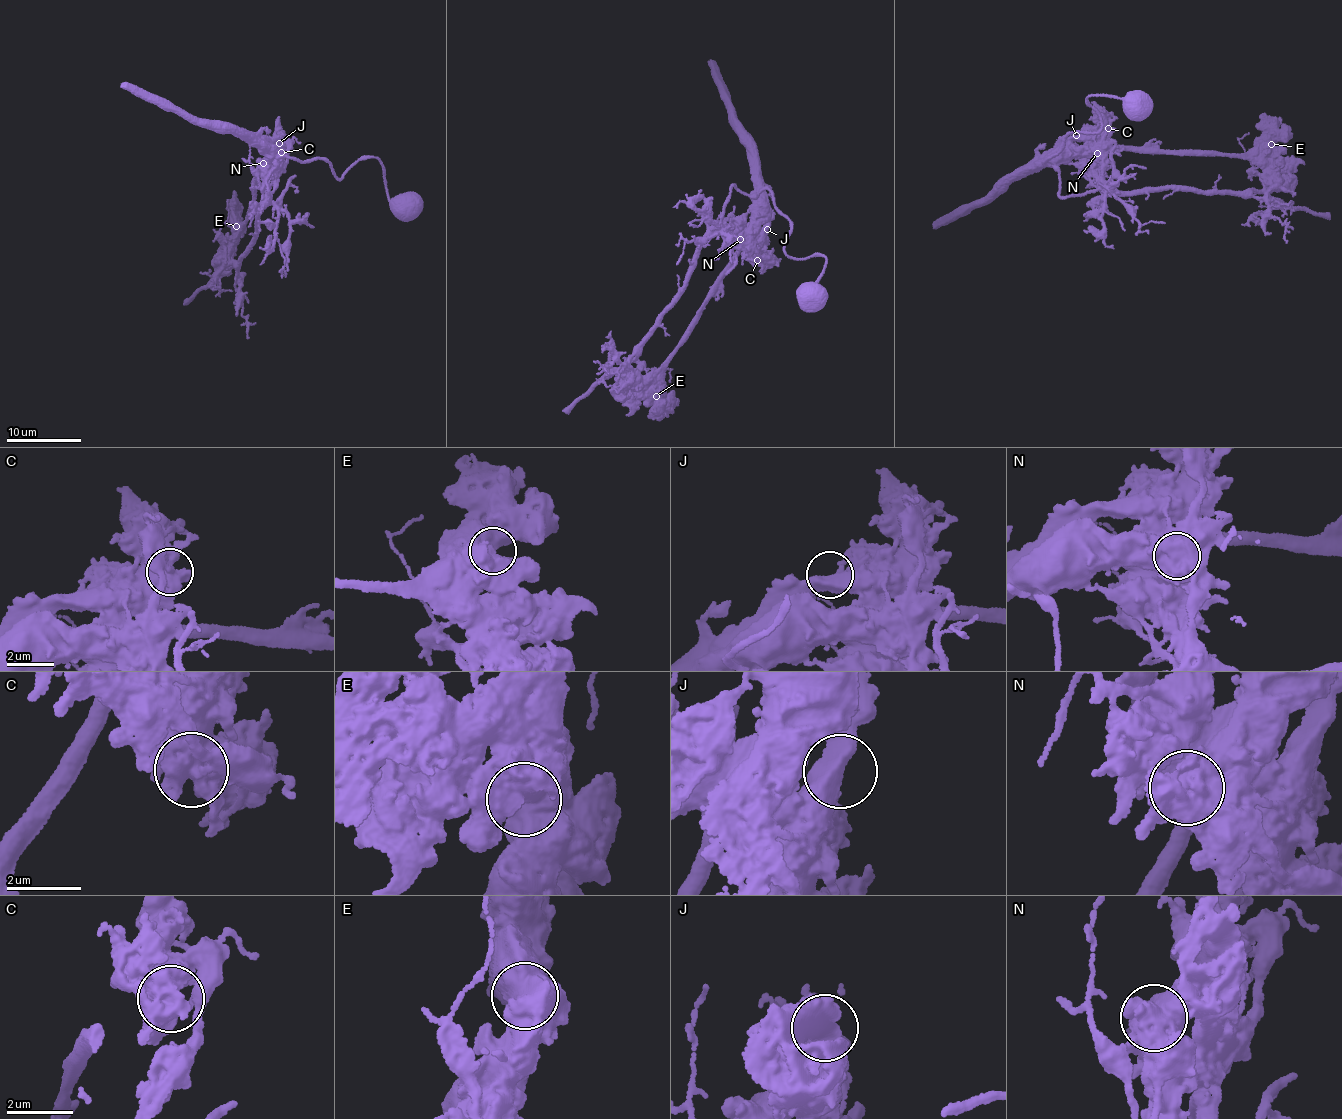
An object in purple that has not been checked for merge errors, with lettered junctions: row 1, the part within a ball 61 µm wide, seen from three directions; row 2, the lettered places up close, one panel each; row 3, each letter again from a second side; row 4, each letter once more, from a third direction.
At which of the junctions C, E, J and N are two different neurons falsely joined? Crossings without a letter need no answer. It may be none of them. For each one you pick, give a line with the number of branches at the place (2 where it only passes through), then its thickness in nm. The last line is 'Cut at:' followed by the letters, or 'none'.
C: 2 branches meet; 800 nm thick
Cut at: C

